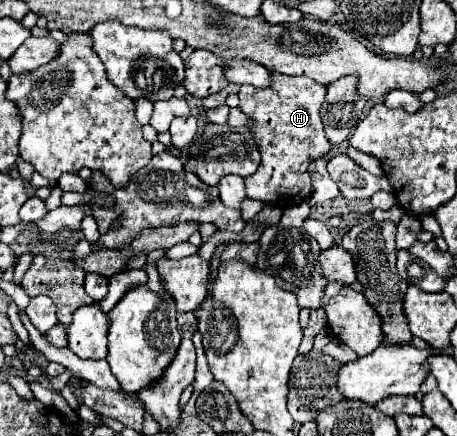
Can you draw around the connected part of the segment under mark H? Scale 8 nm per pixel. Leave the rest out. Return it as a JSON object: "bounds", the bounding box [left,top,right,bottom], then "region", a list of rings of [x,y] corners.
{"bounds":[238,72,332,210],"region":[[[274,72],[272,76],[274,82],[266,90],[258,90],[256,86],[244,84],[238,92],[238,108],[254,122],[254,126],[250,126],[250,132],[262,154],[258,170],[244,182],[248,198],[286,210],[294,204],[308,200],[308,196],[312,194],[308,166],[320,156],[328,154],[332,148],[320,120],[320,106],[324,104],[326,86],[306,76],[294,78]]]}

